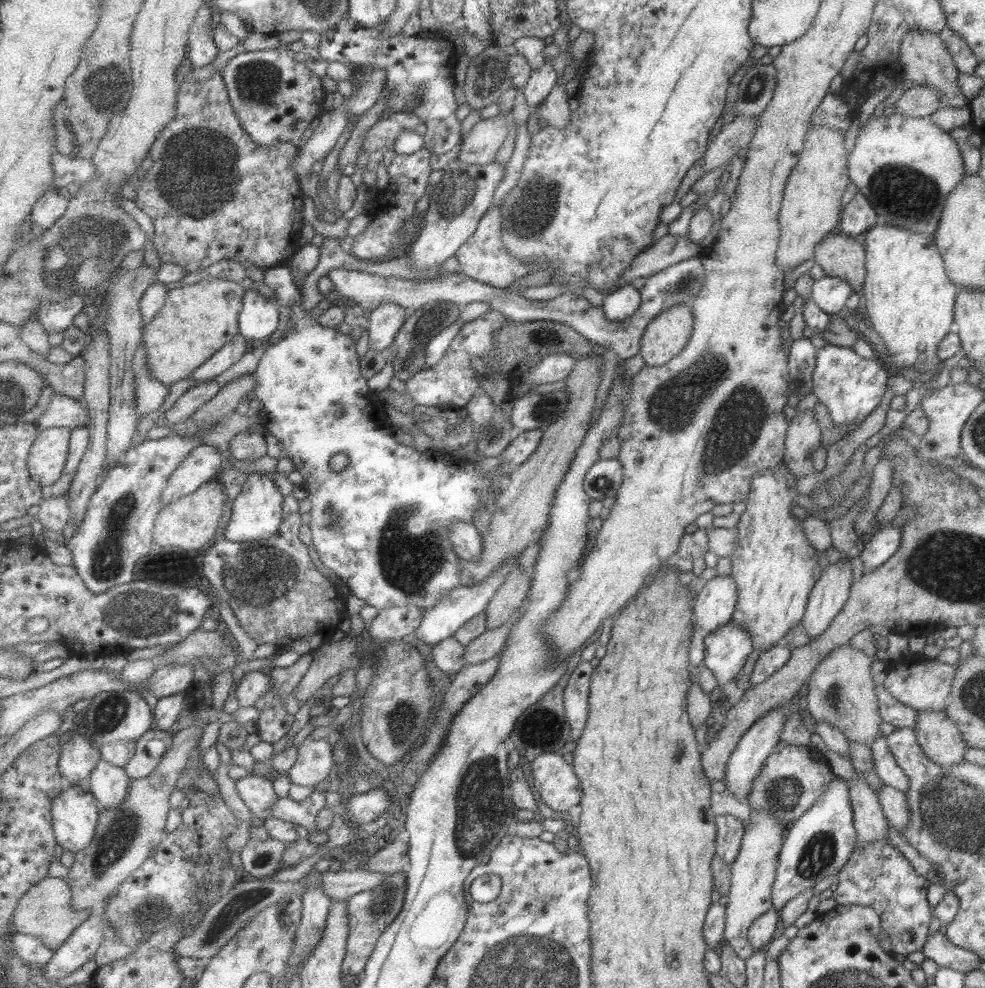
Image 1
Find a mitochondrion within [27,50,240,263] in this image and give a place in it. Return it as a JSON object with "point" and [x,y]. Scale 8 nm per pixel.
{"point":[104,86]}

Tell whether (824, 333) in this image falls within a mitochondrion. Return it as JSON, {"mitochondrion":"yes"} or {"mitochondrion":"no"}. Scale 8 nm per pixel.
{"mitochondrion":"no"}

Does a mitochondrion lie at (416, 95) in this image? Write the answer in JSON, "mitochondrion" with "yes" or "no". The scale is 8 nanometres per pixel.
{"mitochondrion":"yes"}

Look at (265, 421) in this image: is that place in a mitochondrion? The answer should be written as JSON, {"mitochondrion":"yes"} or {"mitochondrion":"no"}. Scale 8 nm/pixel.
{"mitochondrion":"no"}

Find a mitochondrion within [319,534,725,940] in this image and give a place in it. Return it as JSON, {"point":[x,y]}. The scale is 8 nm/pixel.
{"point":[478,796]}

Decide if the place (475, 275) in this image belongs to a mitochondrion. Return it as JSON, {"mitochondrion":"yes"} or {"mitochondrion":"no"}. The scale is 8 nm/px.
{"mitochondrion":"no"}

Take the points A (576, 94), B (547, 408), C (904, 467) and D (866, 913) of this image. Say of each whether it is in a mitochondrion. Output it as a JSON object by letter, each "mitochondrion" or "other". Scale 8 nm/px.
{"A":"other","B":"mitochondrion","C":"other","D":"other"}

